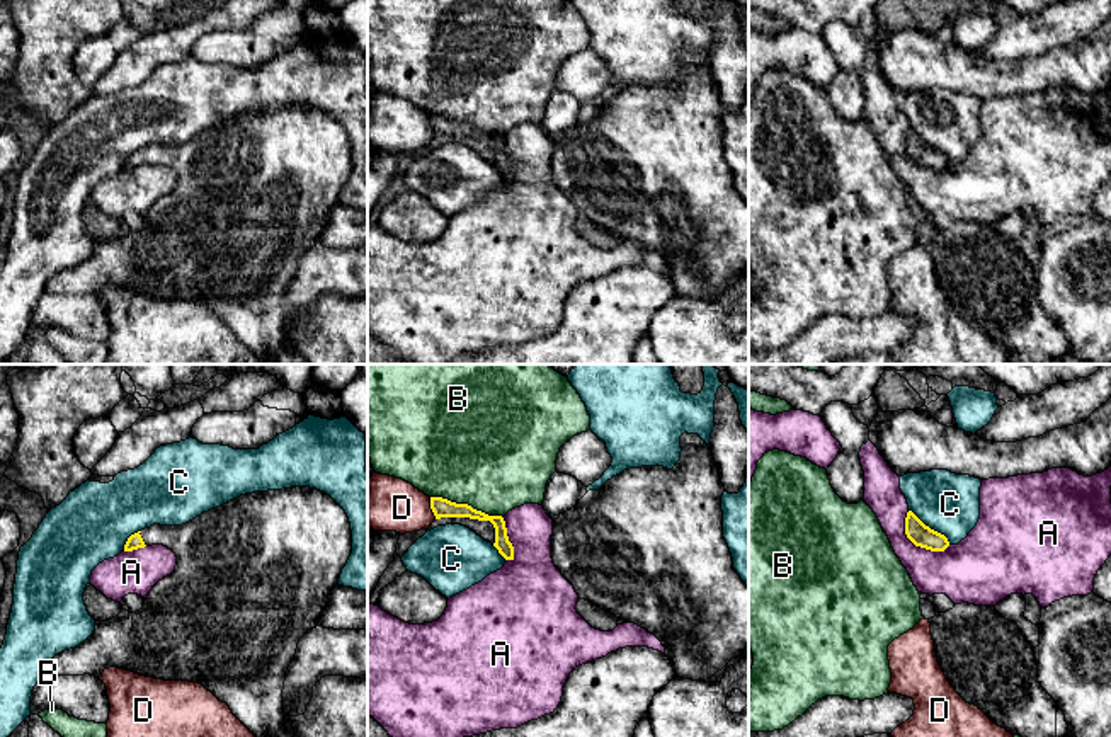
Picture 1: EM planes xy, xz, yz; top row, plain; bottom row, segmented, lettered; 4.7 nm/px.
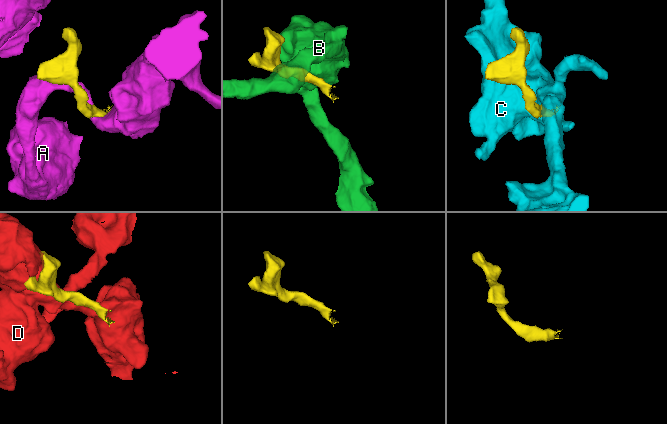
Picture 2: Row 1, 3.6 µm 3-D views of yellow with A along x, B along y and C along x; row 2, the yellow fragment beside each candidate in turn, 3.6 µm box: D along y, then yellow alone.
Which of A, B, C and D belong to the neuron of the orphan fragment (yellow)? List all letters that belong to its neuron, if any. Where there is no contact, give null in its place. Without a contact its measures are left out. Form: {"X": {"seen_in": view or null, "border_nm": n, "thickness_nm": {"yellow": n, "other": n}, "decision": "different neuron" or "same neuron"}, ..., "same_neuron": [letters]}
{"A": {"seen_in": "yz", "border_nm": 260, "thickness_nm": {"yellow": 110, "other": 260}, "decision": "different neuron"}, "B": {"seen_in": "xz", "border_nm": 360, "thickness_nm": {"yellow": 90, "other": 500}, "decision": "different neuron"}, "C": {"seen_in": "yz", "border_nm": 260, "thickness_nm": {"yellow": 110, "other": 280}, "decision": "different neuron"}, "D": {"seen_in": "xz", "border_nm": 110, "thickness_nm": {"yellow": 90, "other": 260}, "decision": "different neuron"}, "same_neuron": []}

